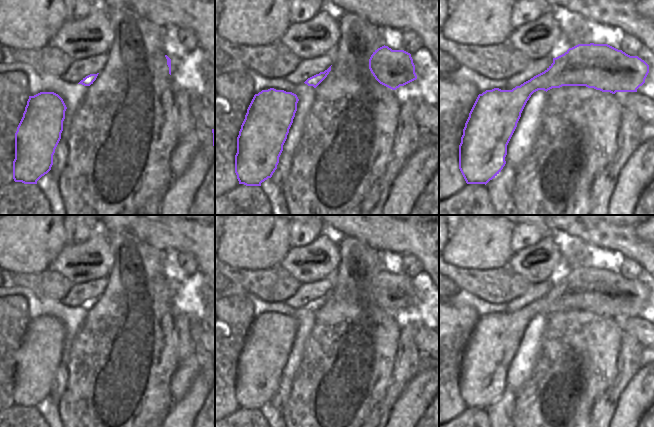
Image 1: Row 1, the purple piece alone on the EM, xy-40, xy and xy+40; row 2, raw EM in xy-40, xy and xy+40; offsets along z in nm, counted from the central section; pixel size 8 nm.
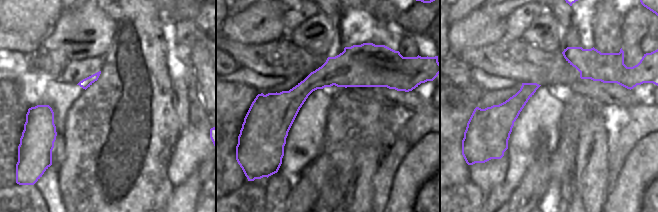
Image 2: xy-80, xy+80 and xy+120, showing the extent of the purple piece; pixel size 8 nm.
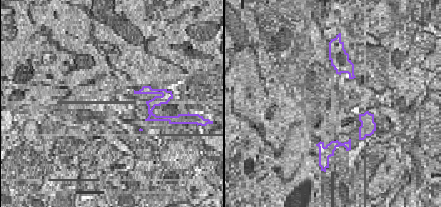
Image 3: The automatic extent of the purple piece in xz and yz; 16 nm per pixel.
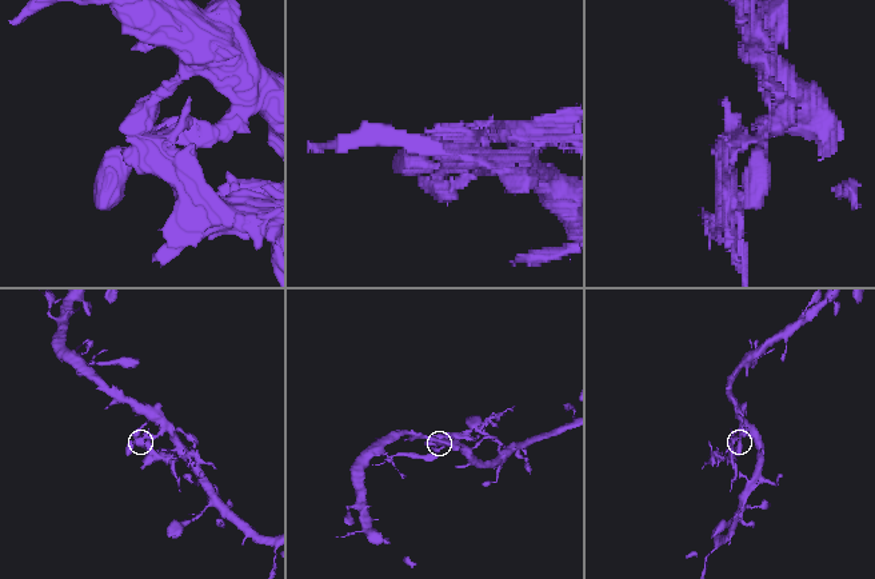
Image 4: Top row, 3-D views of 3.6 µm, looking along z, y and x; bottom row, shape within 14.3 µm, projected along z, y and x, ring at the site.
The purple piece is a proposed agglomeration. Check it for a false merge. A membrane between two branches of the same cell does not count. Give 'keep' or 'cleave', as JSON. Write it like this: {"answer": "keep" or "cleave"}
{"answer": "cleave"}

